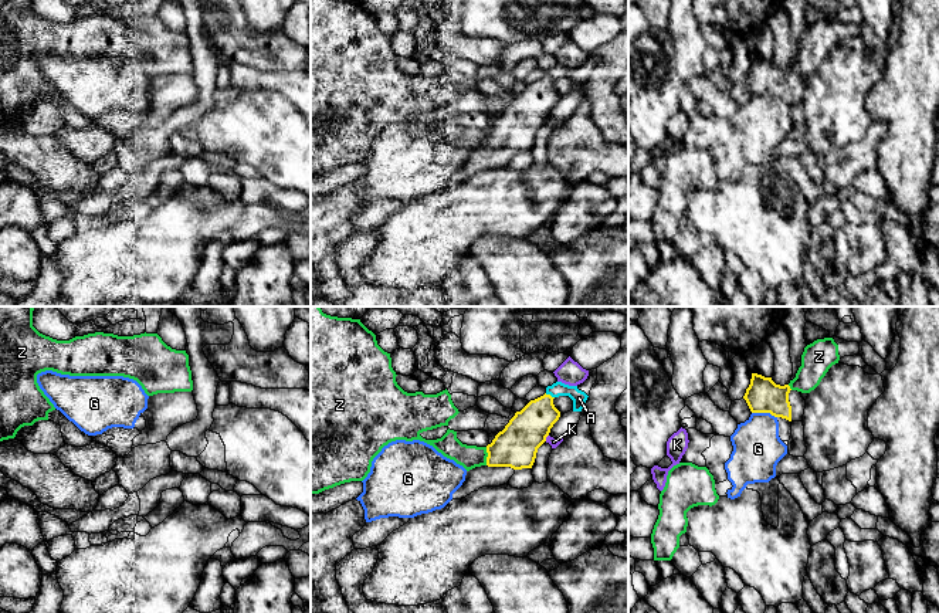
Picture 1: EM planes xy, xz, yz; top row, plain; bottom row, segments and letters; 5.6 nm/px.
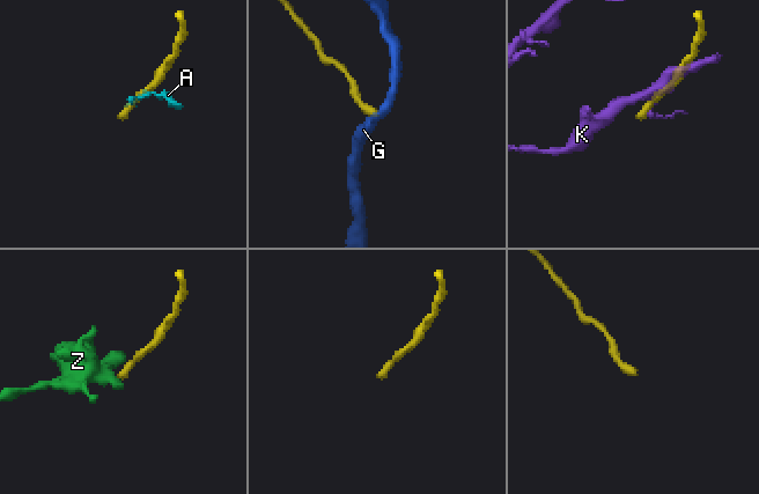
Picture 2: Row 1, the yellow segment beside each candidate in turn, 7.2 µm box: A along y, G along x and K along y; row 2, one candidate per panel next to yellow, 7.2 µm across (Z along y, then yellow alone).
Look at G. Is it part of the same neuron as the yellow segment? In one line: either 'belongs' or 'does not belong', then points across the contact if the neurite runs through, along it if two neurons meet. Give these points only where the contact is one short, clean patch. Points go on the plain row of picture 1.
does not belong; border along yz (752, 94), (769, 94), (776, 100)

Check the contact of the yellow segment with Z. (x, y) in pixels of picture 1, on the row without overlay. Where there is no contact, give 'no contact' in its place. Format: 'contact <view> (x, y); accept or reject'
contact xz (488, 138); reject

